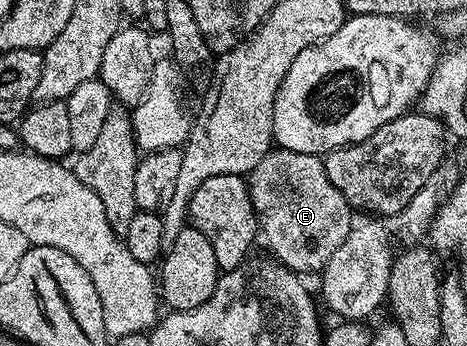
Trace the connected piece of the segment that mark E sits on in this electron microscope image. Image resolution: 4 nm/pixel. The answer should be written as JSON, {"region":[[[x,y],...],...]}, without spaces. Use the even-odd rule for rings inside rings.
{"region":[[[273,147],[264,156],[262,163],[258,163],[258,167],[254,167],[246,177],[262,241],[272,248],[276,255],[275,260],[279,264],[297,275],[319,274],[330,255],[334,255],[334,251],[338,251],[338,247],[346,243],[346,235],[350,235],[354,224],[353,206],[349,198],[345,197],[341,189],[330,179],[327,164],[316,165],[316,161],[318,157],[315,153],[299,153]]]}

